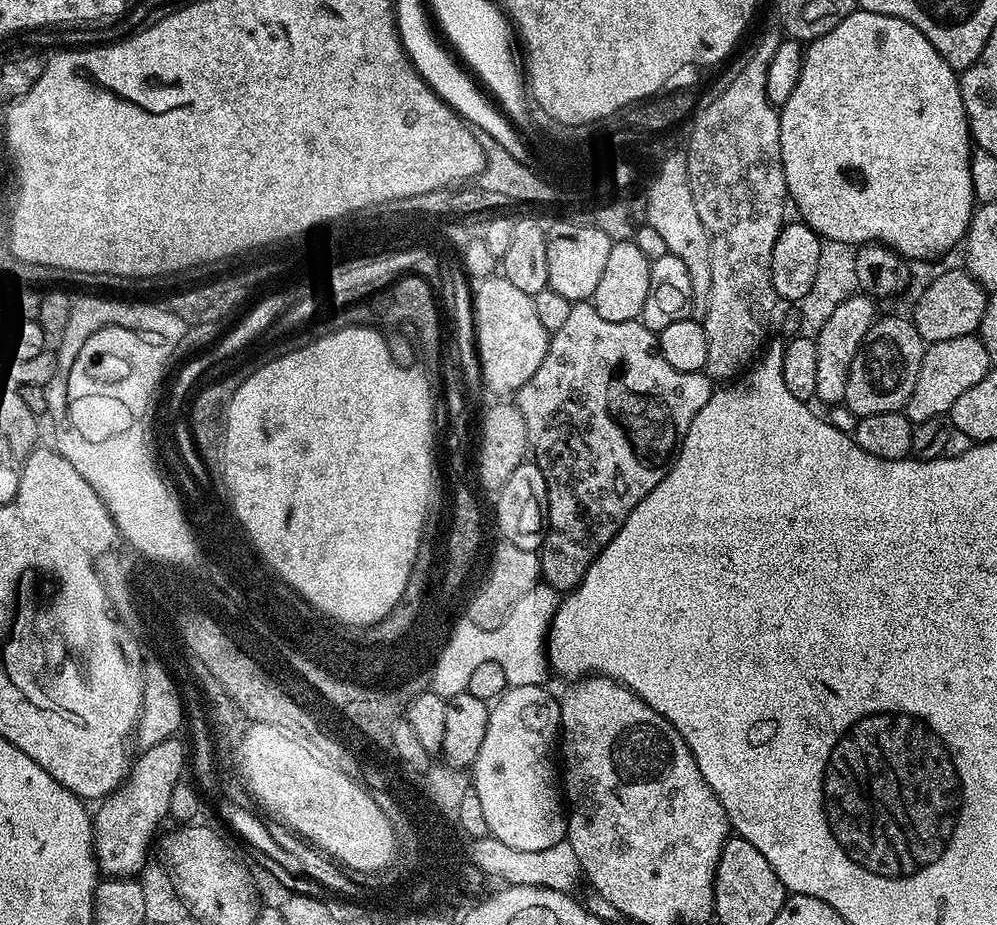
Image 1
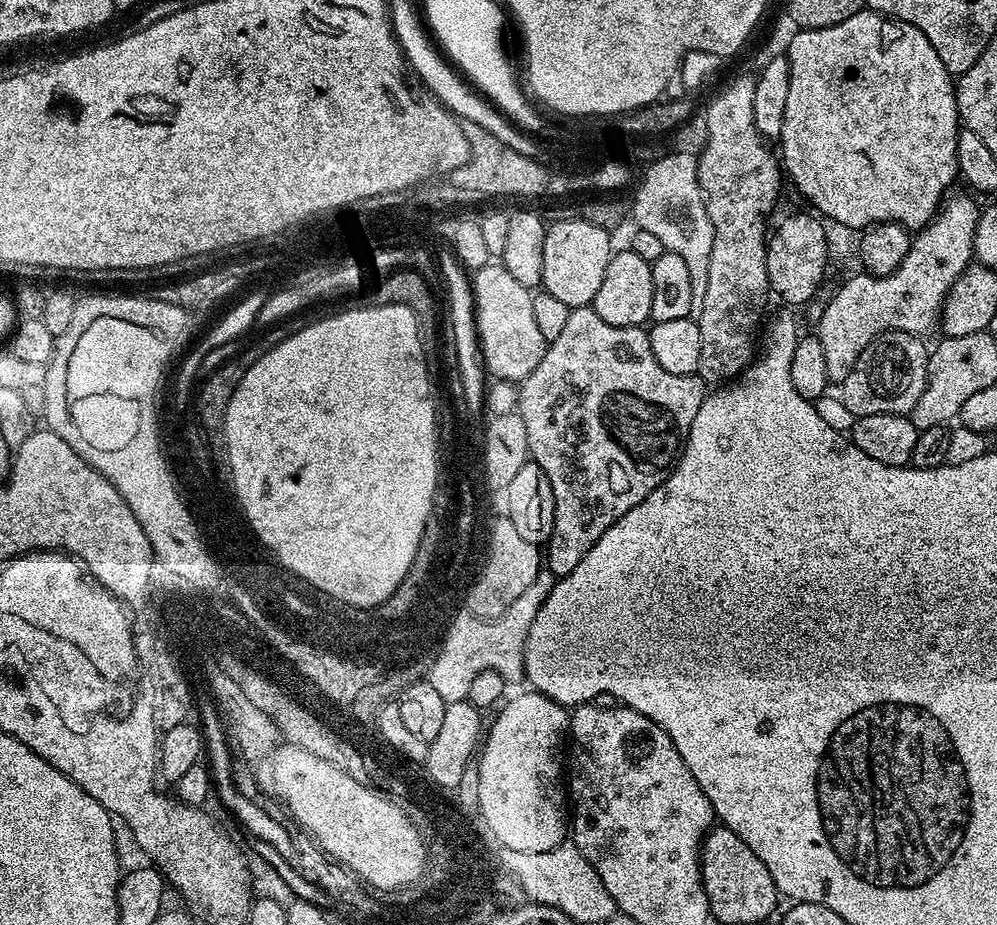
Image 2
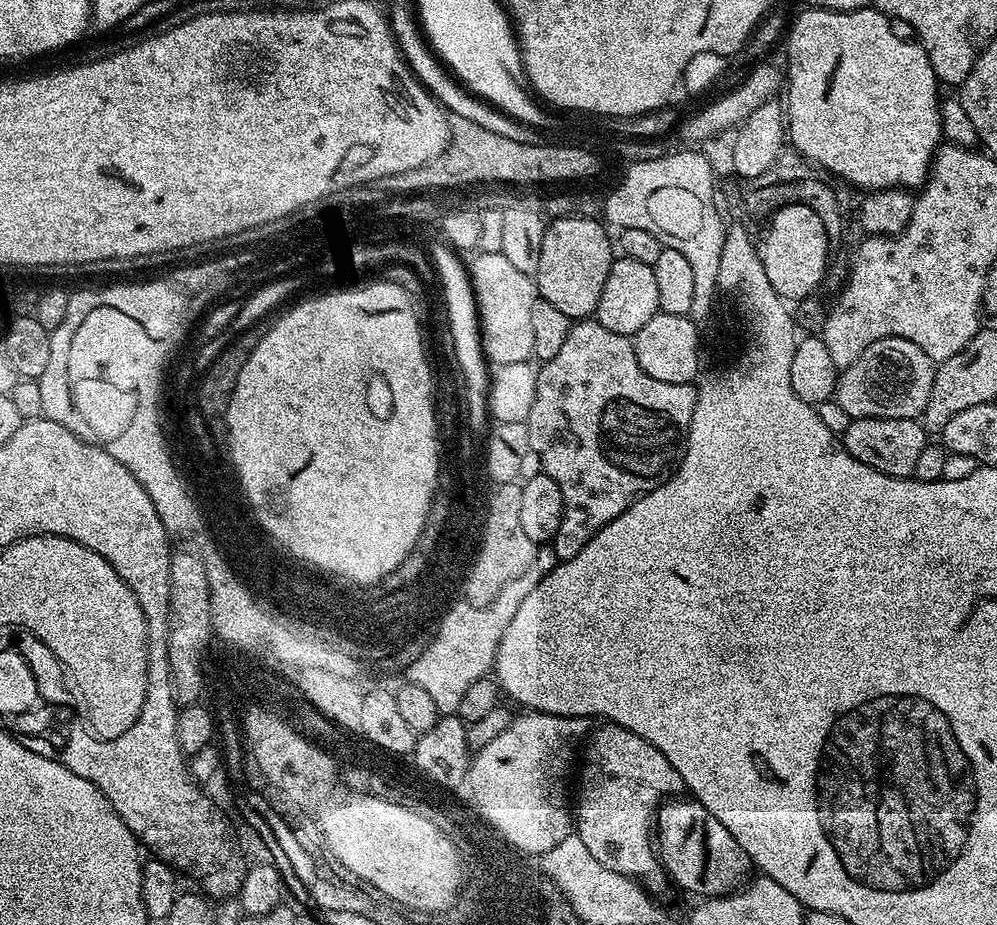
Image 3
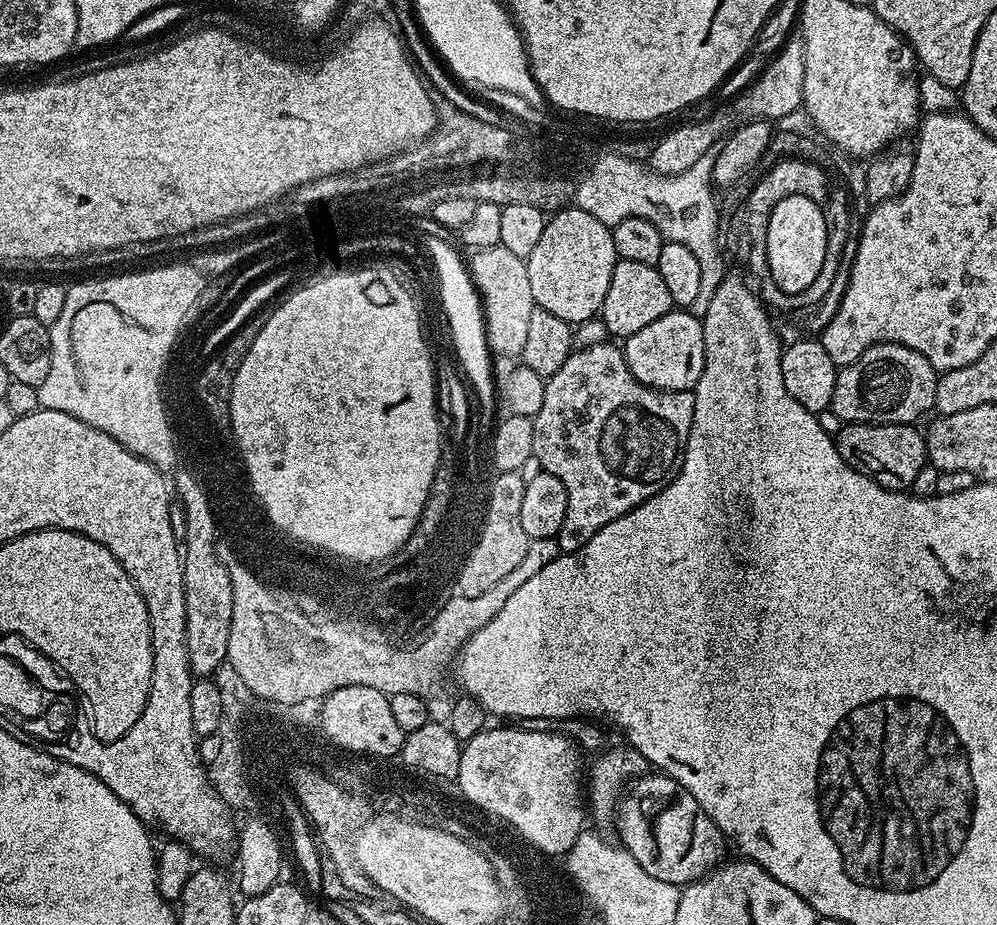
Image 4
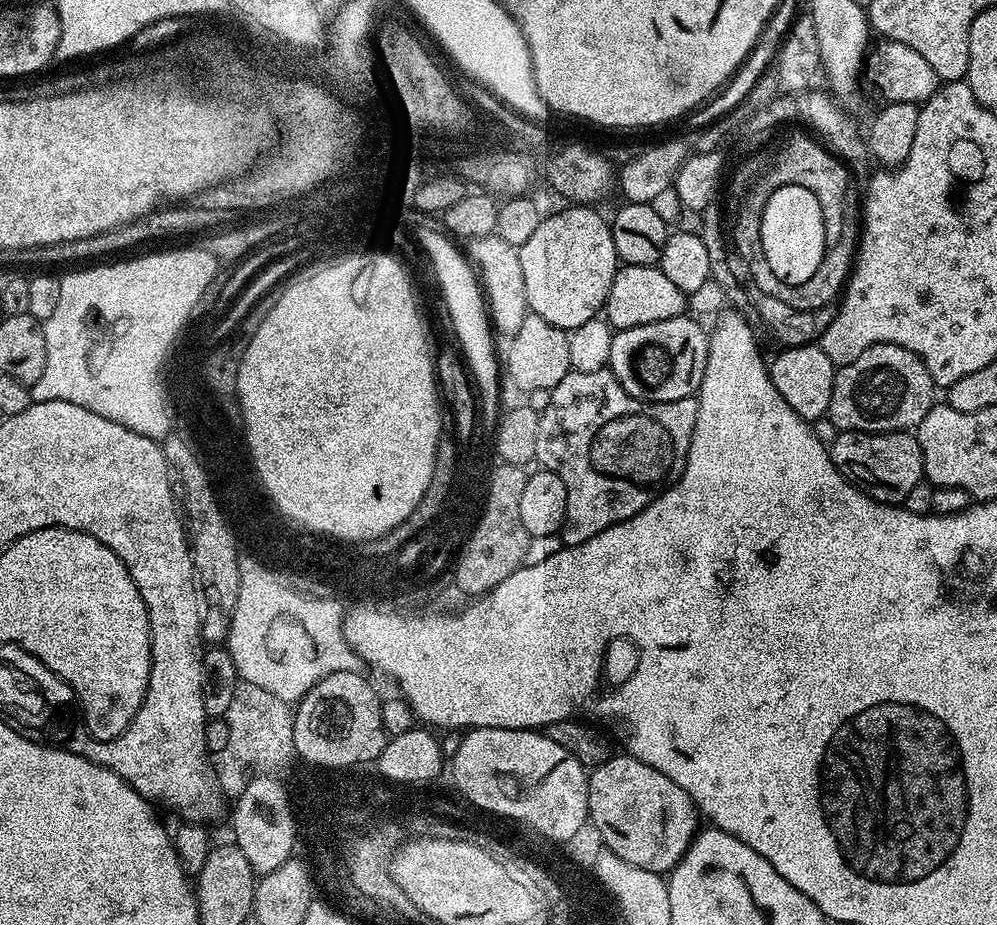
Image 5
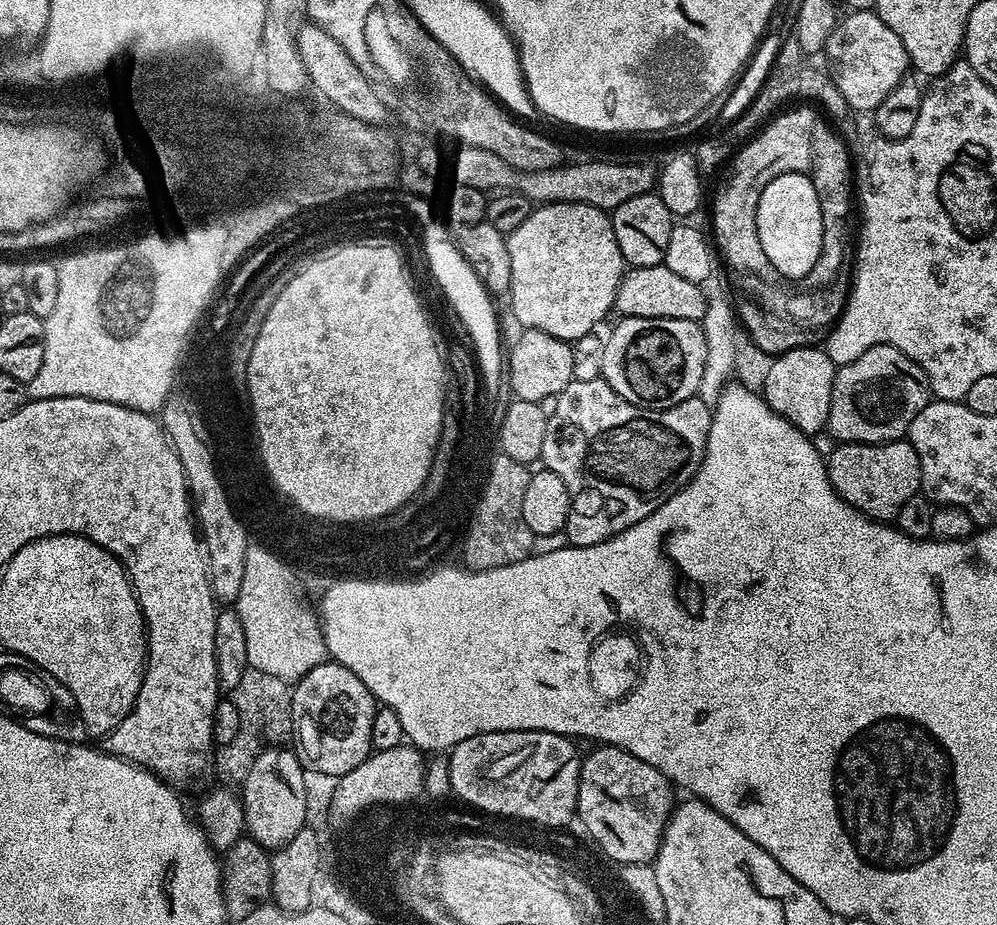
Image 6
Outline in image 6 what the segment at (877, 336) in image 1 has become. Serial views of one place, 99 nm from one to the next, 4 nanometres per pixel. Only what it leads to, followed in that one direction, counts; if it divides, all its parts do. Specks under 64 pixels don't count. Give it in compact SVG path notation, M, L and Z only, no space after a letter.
M879 344L862 358L837 367L830 394L830 414L827 432L842 444L885 444L899 440L907 433L910 422L930 403L930 389L926 374L902 350L889 344Z

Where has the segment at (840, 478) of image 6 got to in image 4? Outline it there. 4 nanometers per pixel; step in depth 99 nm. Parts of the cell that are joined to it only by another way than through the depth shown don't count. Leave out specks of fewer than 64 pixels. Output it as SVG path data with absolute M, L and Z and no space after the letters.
M845 423L834 436L838 454L856 472L866 474L892 492L911 489L918 470L928 460L928 441L923 431L911 424Z

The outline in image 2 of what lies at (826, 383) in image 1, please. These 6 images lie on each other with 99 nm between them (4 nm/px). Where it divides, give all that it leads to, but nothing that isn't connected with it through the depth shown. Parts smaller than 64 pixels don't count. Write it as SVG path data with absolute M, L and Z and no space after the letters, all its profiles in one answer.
M949 195L932 223L915 233L900 268L889 276L852 276L833 296L820 316L818 335L826 357L826 374L833 385L843 384L854 362L884 332L925 334L937 327L940 308L950 286L973 263L972 243L981 209L968 196Z

